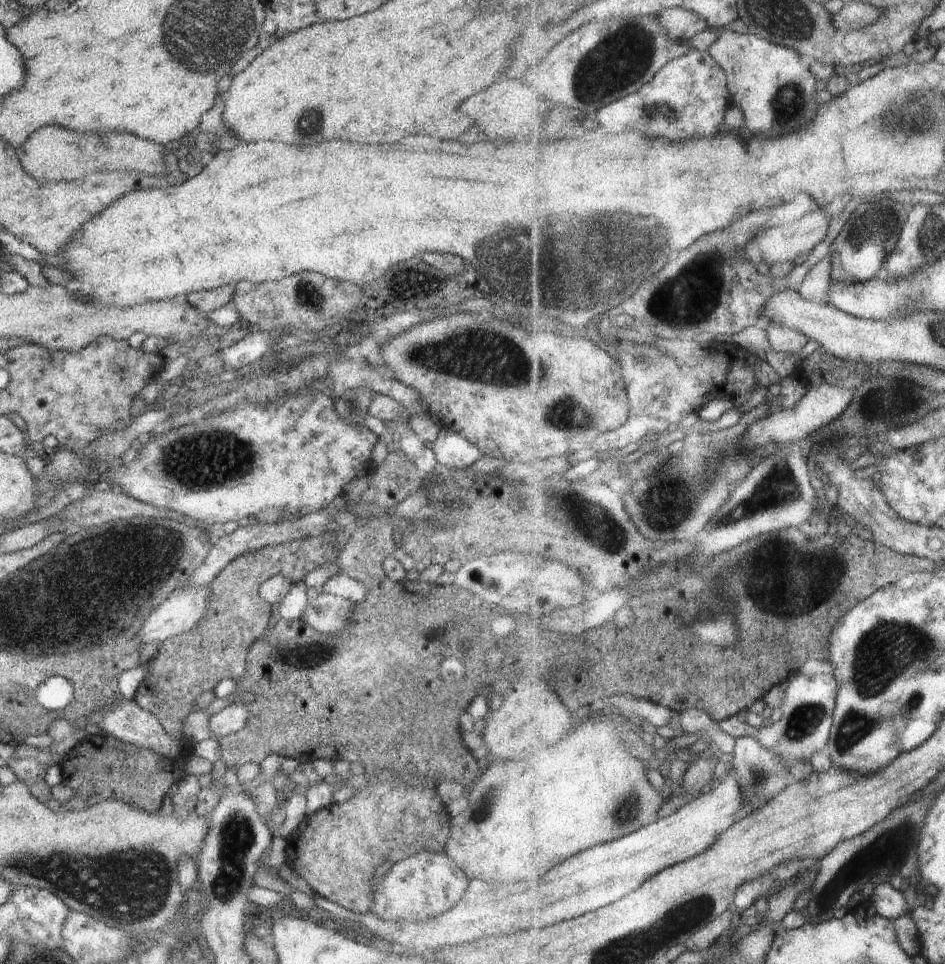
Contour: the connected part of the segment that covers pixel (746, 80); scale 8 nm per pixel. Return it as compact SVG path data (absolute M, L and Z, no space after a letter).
M729 27L723 29L720 40L711 48L712 56L728 71L729 86L734 94L734 100L744 108L746 122L756 136L786 136L790 132L798 132L812 124L818 118L818 78L812 74L809 66L803 63L798 50L788 48L760 38L754 33L740 34Z

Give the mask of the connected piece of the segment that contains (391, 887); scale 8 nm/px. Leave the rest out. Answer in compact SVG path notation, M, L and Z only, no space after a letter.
M422 850L394 864L382 876L380 883L374 888L369 913L376 915L382 922L428 920L450 910L464 896L466 884L468 880L464 872L452 862L452 858L446 856L445 851Z

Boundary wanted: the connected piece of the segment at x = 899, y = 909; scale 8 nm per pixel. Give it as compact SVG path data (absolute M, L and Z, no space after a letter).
M886 880L877 883L876 892L870 901L885 919L896 920L910 912L908 900L904 898L903 888L897 890Z

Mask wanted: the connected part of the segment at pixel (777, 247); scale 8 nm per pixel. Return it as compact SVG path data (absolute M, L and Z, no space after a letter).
M822 207L822 210L804 216L800 222L794 222L792 226L766 230L762 236L762 246L770 262L794 262L798 257L809 255L820 242L824 242L828 238L828 232L830 232L830 218L826 214L826 208Z

